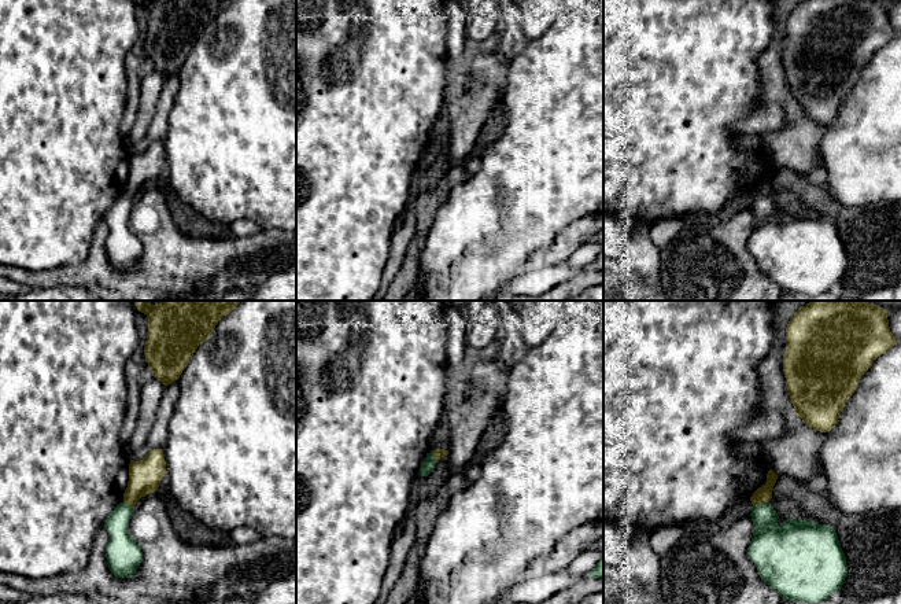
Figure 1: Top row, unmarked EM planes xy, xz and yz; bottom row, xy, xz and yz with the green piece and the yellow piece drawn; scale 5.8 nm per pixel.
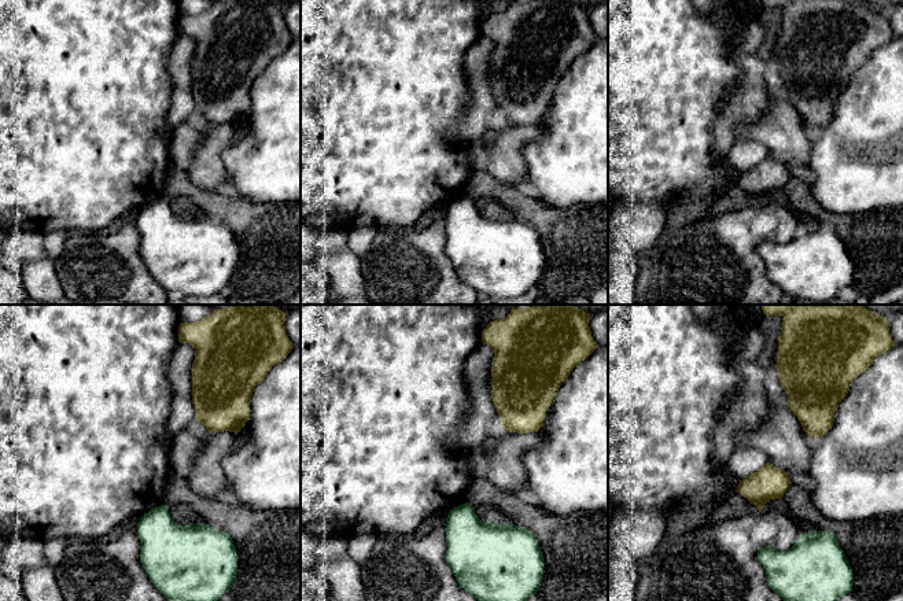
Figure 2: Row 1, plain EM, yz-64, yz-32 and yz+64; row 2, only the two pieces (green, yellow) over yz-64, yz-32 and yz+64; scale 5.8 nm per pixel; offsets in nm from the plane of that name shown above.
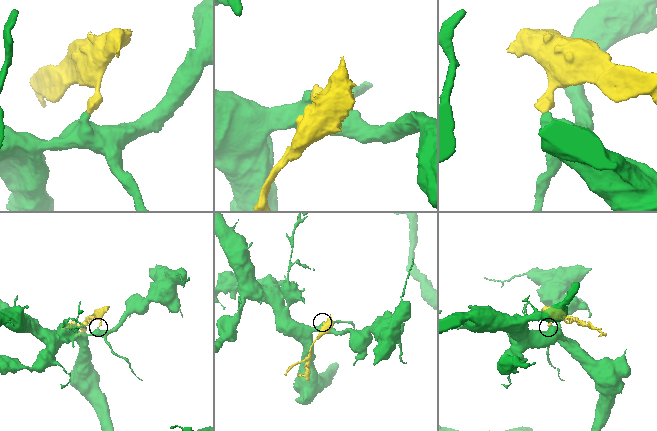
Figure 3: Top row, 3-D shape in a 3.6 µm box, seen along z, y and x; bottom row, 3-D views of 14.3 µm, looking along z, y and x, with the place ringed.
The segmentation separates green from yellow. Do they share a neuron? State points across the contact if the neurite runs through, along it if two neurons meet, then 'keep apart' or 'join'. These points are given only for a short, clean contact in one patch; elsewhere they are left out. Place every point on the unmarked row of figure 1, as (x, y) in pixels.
border along yz (768, 192), (753, 198); keep apart

